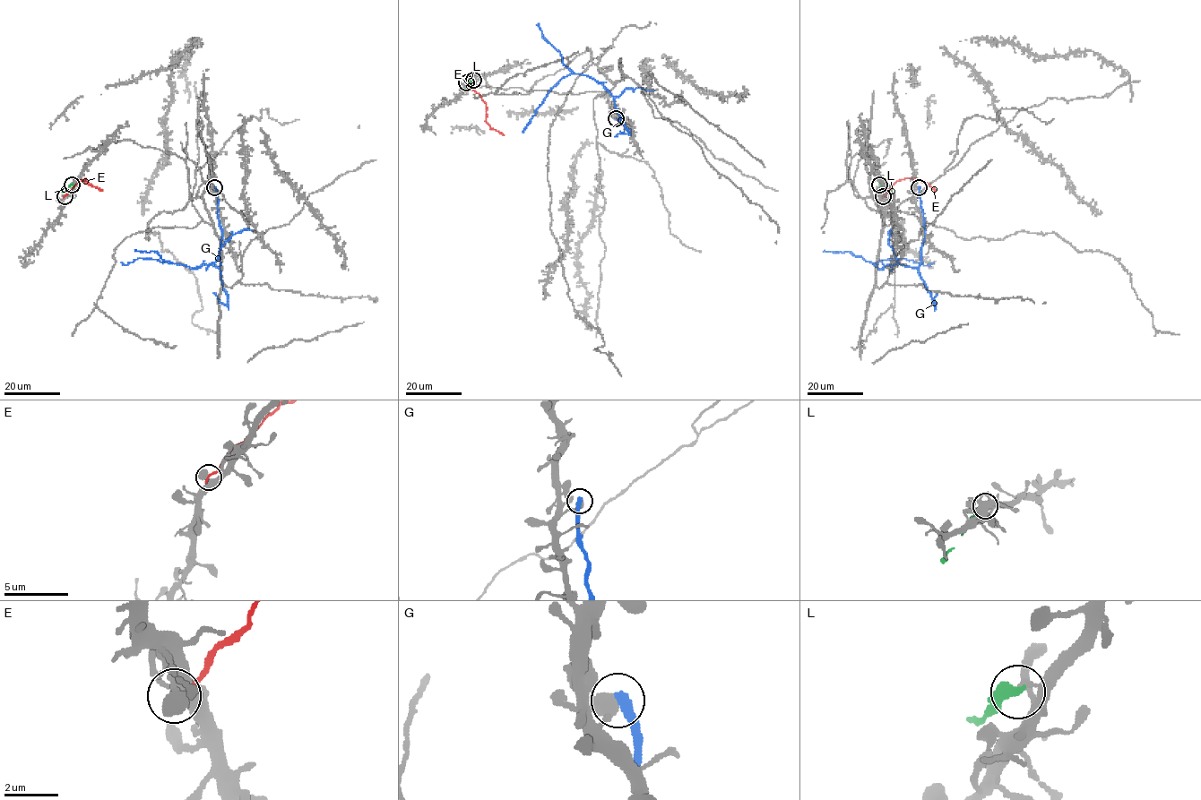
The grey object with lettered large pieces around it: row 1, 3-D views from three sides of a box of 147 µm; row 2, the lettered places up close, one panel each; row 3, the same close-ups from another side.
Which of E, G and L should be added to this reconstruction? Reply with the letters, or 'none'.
none

